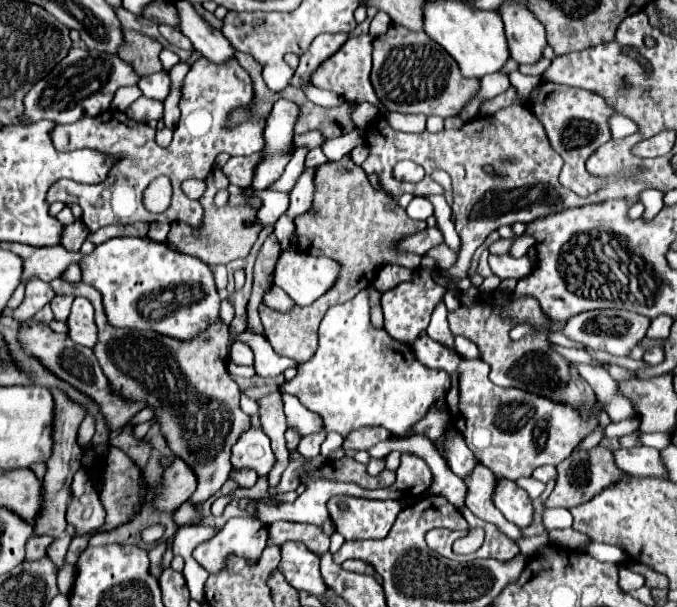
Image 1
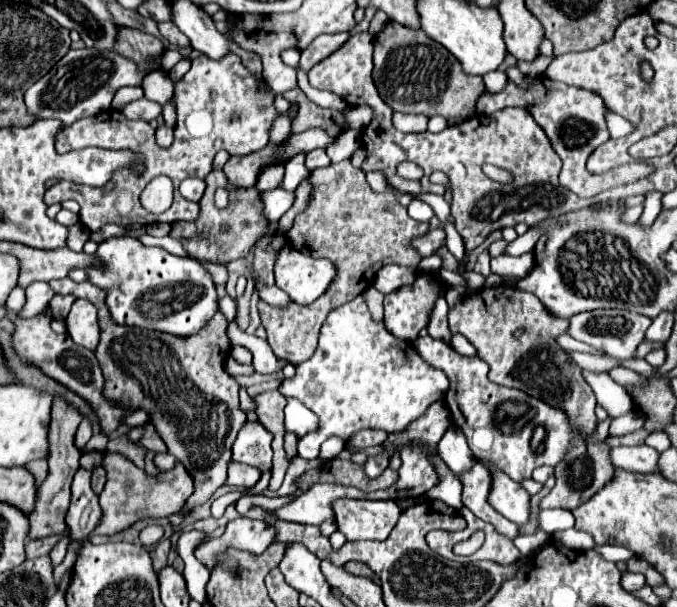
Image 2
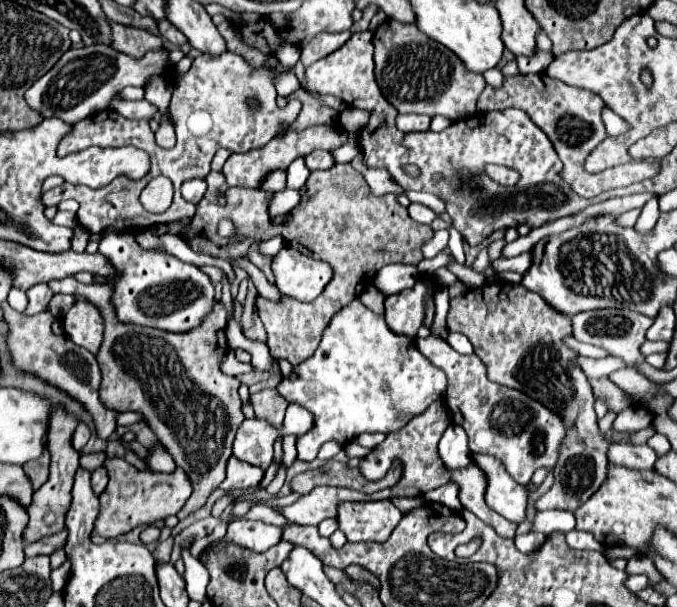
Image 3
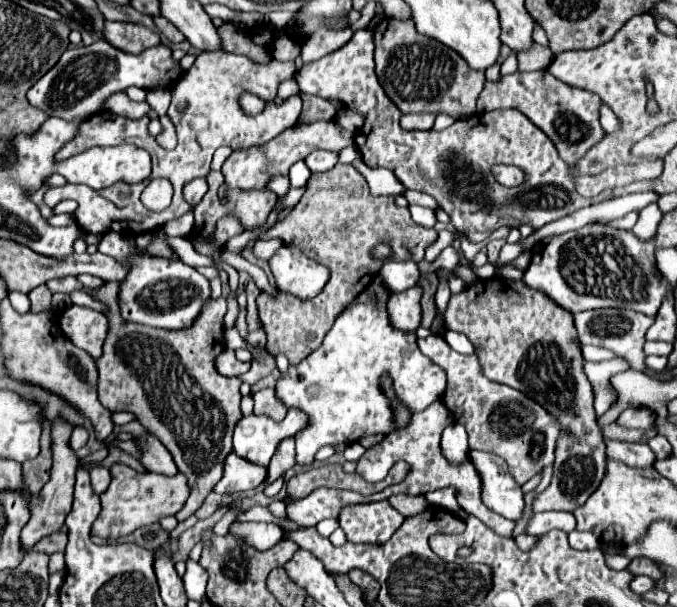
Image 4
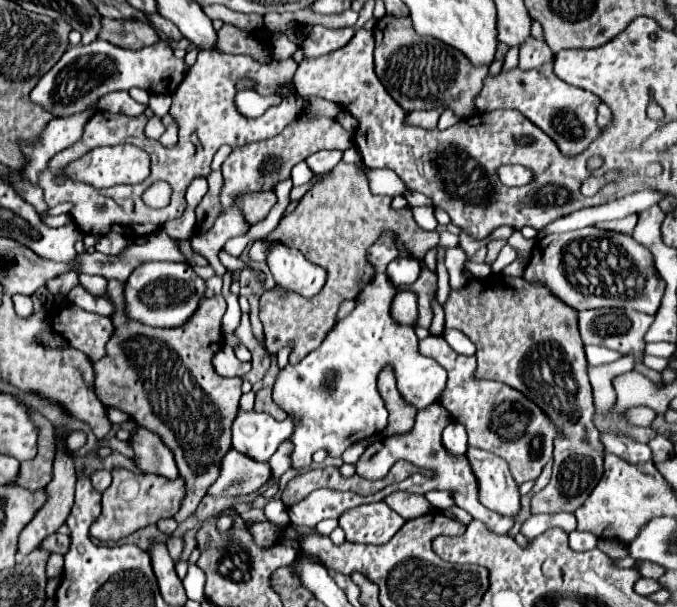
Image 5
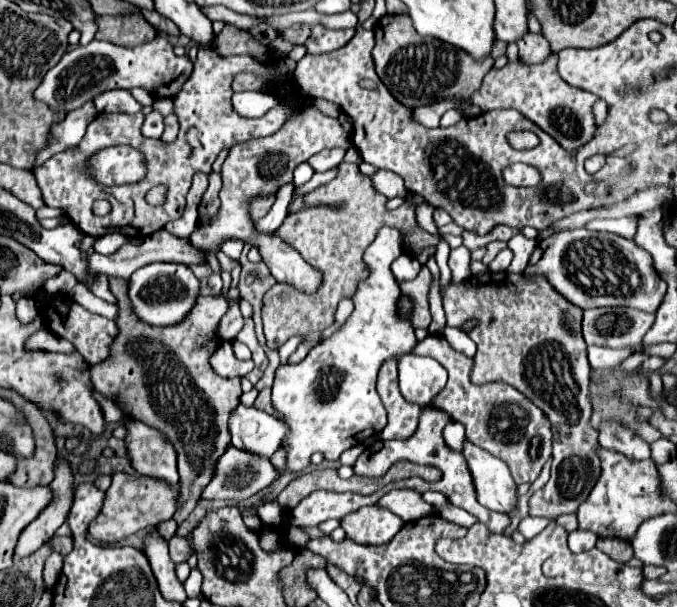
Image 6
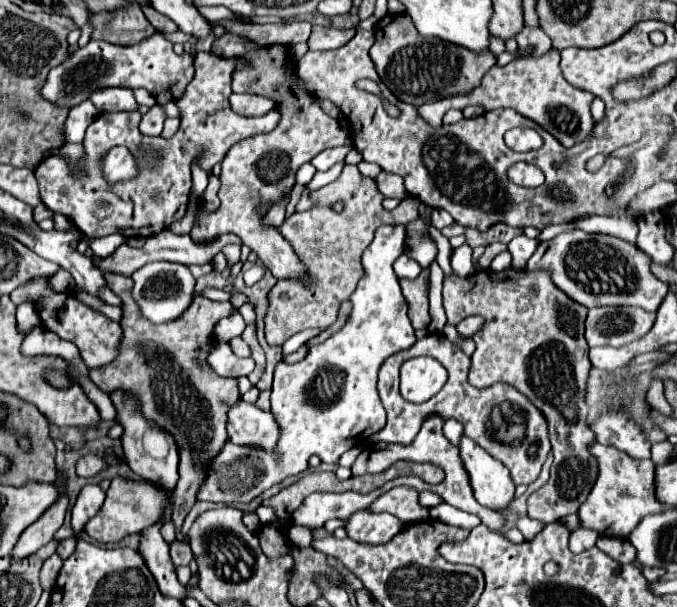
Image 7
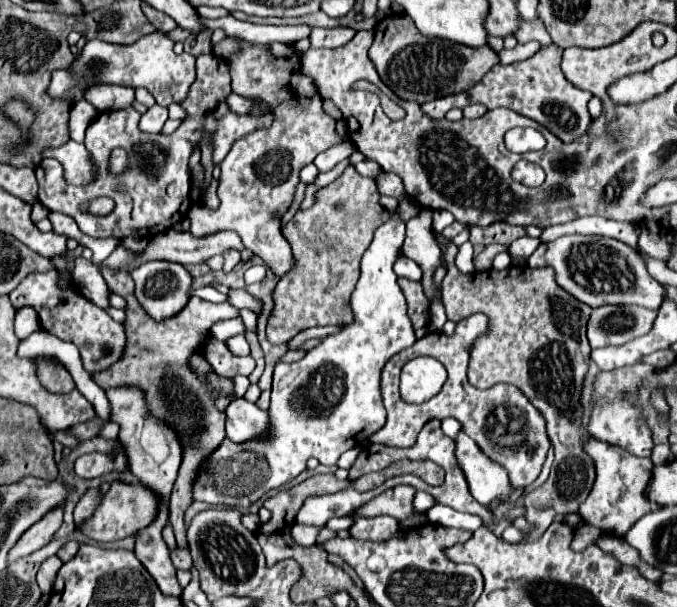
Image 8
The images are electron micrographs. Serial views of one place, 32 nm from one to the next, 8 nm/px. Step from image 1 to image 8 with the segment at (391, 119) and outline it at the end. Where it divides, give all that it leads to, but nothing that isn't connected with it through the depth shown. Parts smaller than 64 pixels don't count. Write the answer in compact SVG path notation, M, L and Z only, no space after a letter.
M550 44L544 48L544 52L534 54L528 60L514 62L508 66L496 64L482 80L472 88L472 92L462 92L460 96L444 96L440 100L432 100L422 106L424 116L428 116L434 122L440 122L444 114L450 108L466 108L468 104L484 104L488 110L494 108L510 108L526 118L536 120L544 128L548 128L556 138L562 142L570 144L584 136L592 124L592 116L588 112L588 102L592 98L590 92L584 92L576 86L572 86L562 70L560 70L560 60L562 60L562 50Z

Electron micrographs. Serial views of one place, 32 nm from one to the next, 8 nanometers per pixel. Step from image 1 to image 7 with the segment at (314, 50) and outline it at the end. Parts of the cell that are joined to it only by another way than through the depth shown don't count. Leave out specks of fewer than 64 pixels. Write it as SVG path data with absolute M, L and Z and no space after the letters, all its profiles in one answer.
M314 26L312 34L308 38L308 48L310 50L336 50L350 42L354 36L354 28L350 30L338 30L338 28L324 28L324 26Z

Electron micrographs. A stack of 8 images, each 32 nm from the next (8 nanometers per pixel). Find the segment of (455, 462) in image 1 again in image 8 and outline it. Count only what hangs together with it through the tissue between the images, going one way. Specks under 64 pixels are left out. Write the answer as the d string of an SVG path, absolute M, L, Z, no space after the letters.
M444 418L444 420L442 420L442 430L446 432L446 436L450 436L452 440L456 440L454 436L458 436L458 434L460 434L462 424L460 424L458 420L454 420L454 418Z

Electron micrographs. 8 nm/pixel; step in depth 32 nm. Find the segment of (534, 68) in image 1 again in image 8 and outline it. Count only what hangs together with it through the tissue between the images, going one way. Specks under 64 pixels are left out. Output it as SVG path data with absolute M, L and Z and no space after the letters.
M534 20L534 22L520 22L520 28L516 30L516 40L518 40L518 44L526 44L526 42L540 42L540 46L542 48L546 48L546 46L550 46L552 44L552 40L550 40L550 36L548 36L548 32L544 30L544 26L540 24L540 20Z

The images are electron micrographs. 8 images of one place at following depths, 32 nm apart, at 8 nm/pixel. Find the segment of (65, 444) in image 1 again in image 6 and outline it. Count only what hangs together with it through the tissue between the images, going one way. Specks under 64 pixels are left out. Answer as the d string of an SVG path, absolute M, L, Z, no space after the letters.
M68 460L56 462L54 480L50 482L50 490L52 490L50 504L20 534L16 556L28 556L36 552L64 524L72 508L72 502L74 502L74 474L72 474L72 466Z

